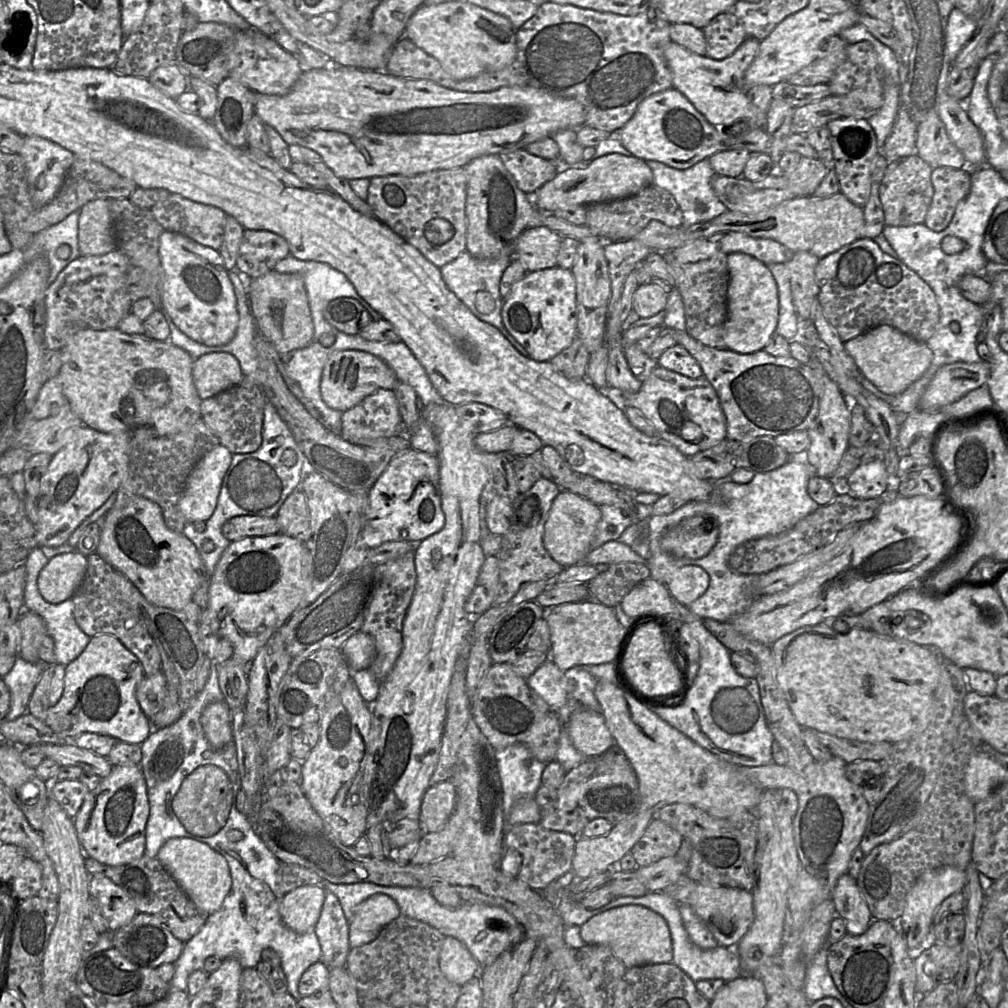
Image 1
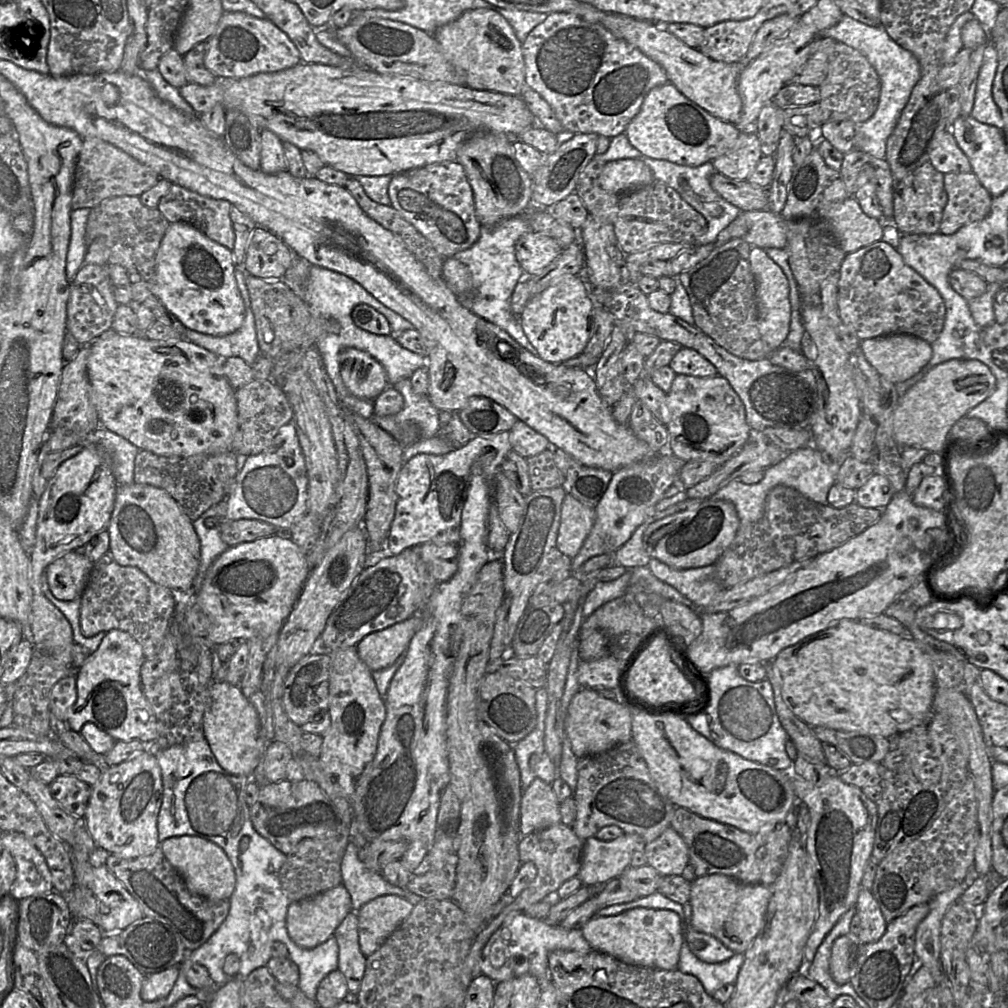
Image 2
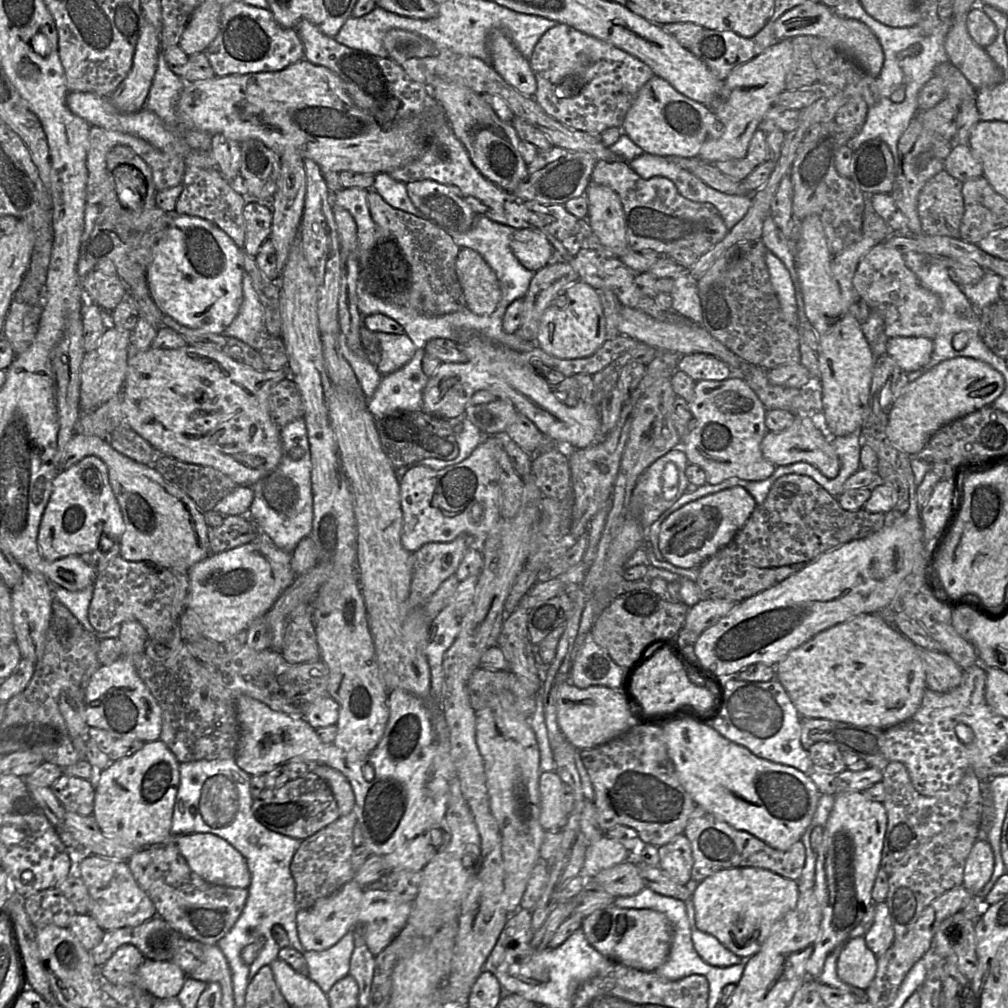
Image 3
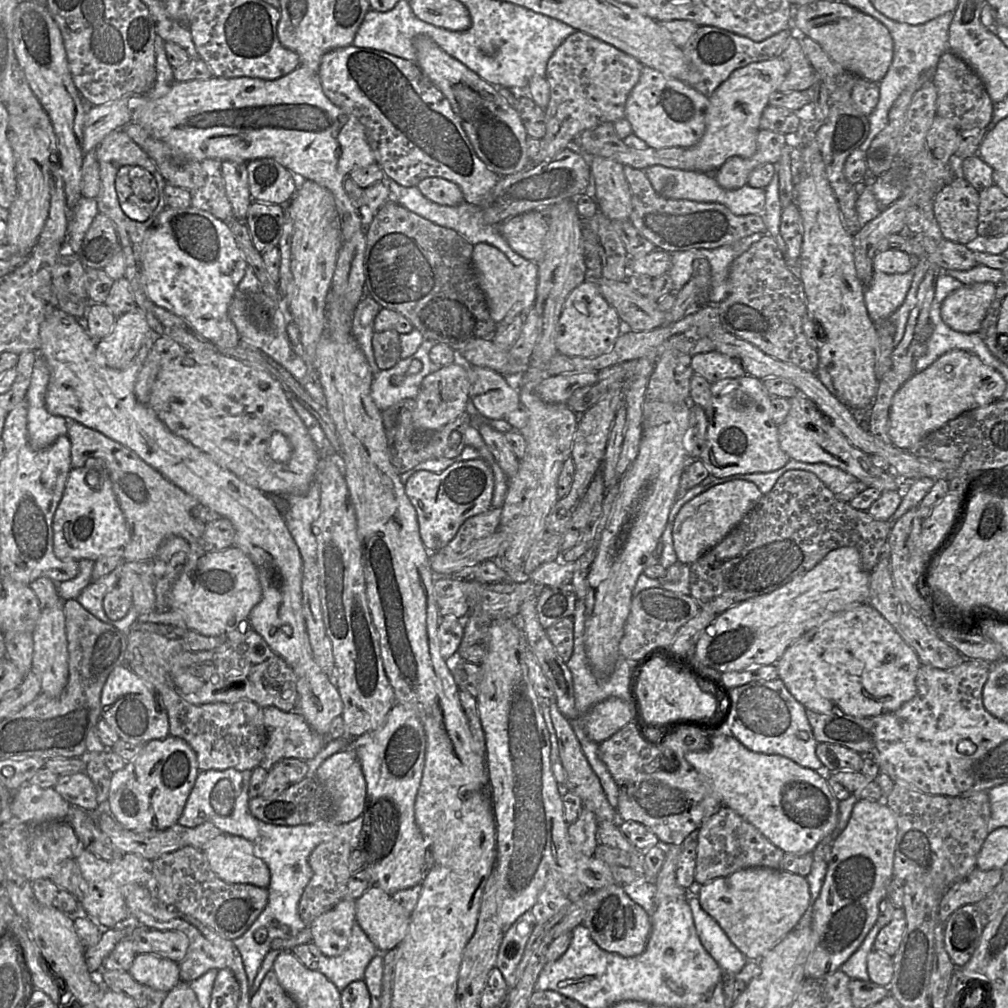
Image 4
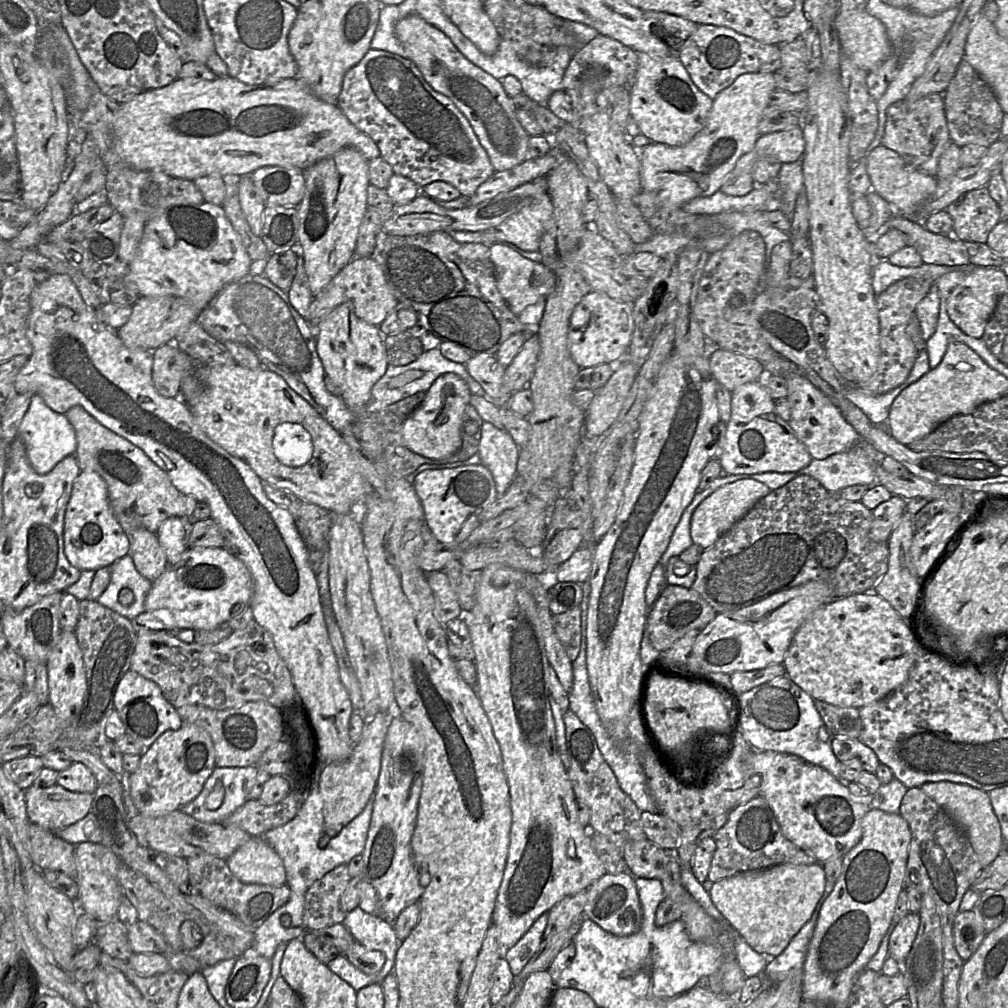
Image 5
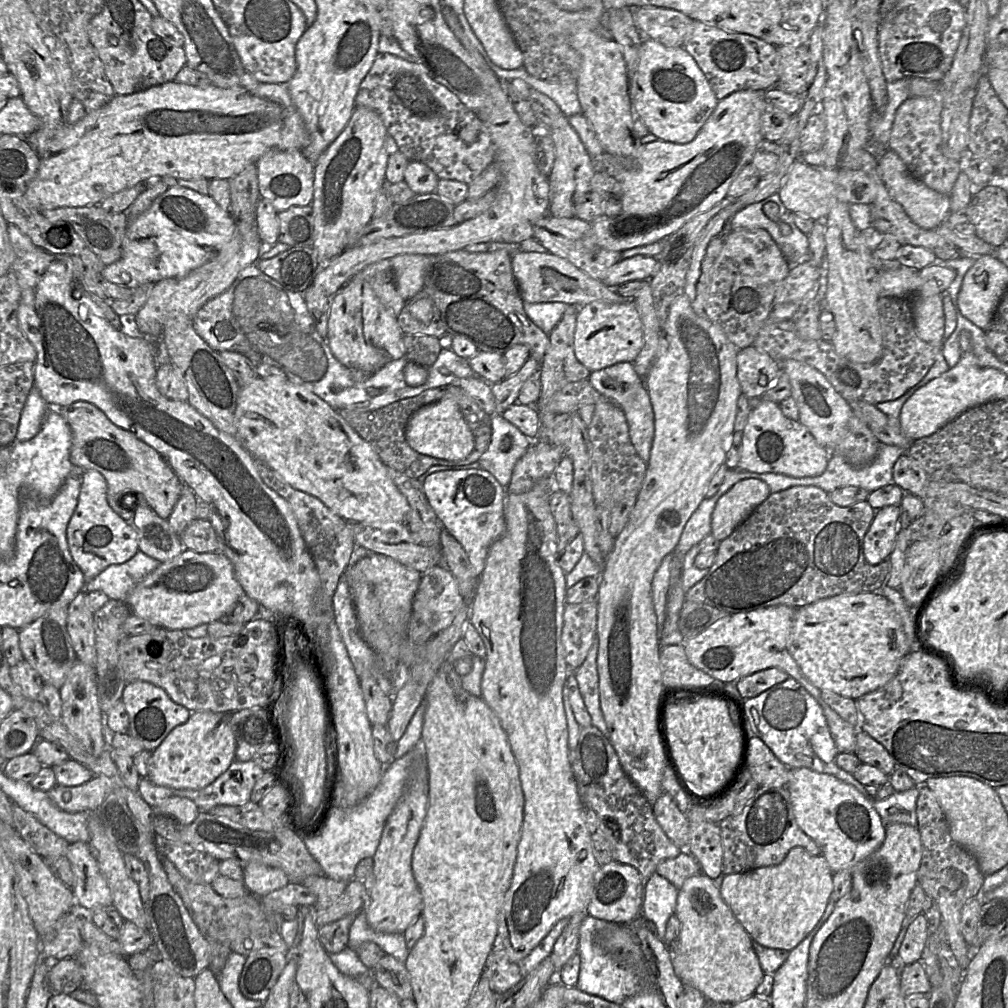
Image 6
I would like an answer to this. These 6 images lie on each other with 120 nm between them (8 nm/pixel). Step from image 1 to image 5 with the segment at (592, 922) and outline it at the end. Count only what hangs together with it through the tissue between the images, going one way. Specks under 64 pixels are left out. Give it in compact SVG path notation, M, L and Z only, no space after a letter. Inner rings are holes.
M606 872L587 889L583 916L615 936L635 934L641 926L642 911L634 879L629 872L620 874Z

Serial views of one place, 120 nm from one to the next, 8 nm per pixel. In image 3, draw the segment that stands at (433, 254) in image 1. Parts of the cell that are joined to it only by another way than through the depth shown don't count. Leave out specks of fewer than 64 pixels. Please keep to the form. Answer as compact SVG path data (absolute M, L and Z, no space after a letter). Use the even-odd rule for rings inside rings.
M425 179L407 183L406 190L421 215L448 233L472 227L476 213L457 187Z

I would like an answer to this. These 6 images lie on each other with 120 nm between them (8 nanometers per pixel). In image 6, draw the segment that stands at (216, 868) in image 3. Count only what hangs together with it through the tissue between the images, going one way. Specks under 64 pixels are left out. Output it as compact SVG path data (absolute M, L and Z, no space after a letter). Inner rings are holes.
M249 862L243 866L244 884L251 894L262 897L289 883L286 873L259 862Z

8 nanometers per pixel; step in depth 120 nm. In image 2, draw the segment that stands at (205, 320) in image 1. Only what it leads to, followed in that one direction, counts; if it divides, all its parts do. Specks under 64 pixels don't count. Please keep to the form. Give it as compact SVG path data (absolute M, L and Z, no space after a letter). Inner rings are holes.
M172 223L158 251L156 293L185 328L211 336L228 335L241 327L245 315L236 270L232 250L186 223Z

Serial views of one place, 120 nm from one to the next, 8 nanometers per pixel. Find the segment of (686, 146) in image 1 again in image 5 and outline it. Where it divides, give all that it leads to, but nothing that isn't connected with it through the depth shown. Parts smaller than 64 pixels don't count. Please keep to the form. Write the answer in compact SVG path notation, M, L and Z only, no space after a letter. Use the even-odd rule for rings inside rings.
M637 53L638 69L631 87L630 117L653 143L683 146L705 126L713 101L691 80L677 54L653 57Z

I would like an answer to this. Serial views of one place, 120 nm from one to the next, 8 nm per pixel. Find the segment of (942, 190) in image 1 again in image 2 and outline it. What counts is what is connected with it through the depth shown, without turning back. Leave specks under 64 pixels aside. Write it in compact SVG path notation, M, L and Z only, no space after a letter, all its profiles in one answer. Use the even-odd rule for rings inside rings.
M973 172L944 174L944 188L948 196L939 232L950 235L972 222L981 221L991 211L993 196L983 187Z

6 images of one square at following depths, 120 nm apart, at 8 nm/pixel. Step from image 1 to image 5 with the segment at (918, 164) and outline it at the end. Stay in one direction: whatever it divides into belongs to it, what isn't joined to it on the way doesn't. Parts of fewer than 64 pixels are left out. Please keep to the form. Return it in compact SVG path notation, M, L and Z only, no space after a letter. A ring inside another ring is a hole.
M988 189L971 190L946 208L953 219L953 237L969 242L986 243L991 230L1002 220L999 204L990 196Z

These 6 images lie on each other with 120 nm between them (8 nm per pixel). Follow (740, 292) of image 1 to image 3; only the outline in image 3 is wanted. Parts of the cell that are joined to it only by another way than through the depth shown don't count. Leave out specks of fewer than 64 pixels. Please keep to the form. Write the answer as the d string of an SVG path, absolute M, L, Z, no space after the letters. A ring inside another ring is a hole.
M769 250L766 252L765 262L772 286L780 303L783 317L789 324L797 326L797 302L791 275L781 259Z

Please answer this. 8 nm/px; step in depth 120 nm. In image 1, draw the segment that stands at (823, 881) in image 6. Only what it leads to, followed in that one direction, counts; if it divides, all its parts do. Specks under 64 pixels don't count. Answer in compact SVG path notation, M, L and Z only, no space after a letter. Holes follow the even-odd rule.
M697 884L696 890L692 893L692 909L719 946L723 947L735 948L754 921L752 891L740 888Z

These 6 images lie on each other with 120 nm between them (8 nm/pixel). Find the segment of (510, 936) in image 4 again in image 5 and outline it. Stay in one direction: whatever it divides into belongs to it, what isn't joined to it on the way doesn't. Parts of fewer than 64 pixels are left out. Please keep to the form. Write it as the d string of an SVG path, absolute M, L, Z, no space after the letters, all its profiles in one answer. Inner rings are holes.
M543 913L513 947L504 950L504 958L514 976L523 970L540 947L544 939L547 919L547 914Z

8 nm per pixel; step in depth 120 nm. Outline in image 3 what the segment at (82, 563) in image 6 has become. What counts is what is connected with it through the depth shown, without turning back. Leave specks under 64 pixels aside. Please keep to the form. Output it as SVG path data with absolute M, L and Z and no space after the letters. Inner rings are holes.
M89 455L61 471L55 478L37 541L42 557L54 561L69 555L92 553L99 549L103 535L119 541L124 531L125 522L110 483L108 467L99 457ZM87 469L94 471L85 475Z

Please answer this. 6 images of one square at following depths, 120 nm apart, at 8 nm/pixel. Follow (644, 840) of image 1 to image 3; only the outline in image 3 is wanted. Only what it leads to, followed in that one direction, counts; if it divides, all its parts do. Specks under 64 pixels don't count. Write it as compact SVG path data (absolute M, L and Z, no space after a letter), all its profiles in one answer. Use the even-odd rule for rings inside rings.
M684 834L676 835L670 842L658 847L658 867L678 884L691 879L693 857L691 845Z

